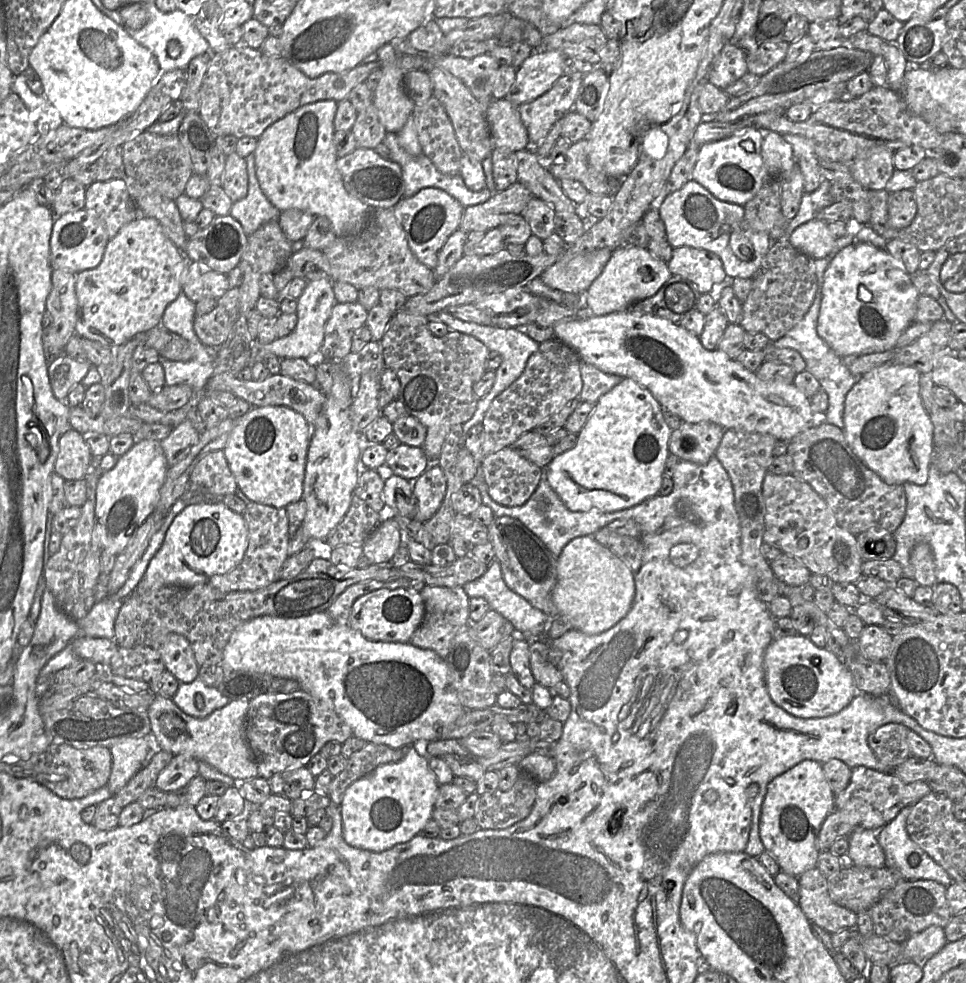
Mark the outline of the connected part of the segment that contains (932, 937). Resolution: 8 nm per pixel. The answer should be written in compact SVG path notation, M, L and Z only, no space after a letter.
M930 926L902 943L902 960L923 965L946 944L944 928Z

